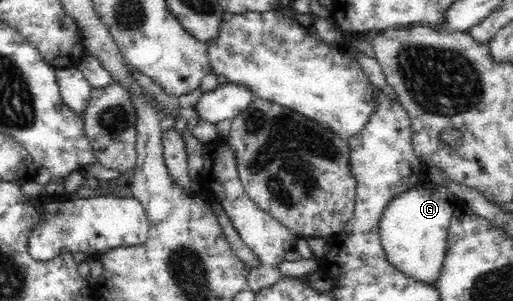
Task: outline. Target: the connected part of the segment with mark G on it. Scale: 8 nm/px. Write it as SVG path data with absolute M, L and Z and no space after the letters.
M429 180L413 186L405 193L393 198L383 210L379 221L380 241L388 262L397 270L424 284L433 284L439 278L447 254L448 230L452 215L456 209L463 205L462 201L455 196L444 184L433 184Z

